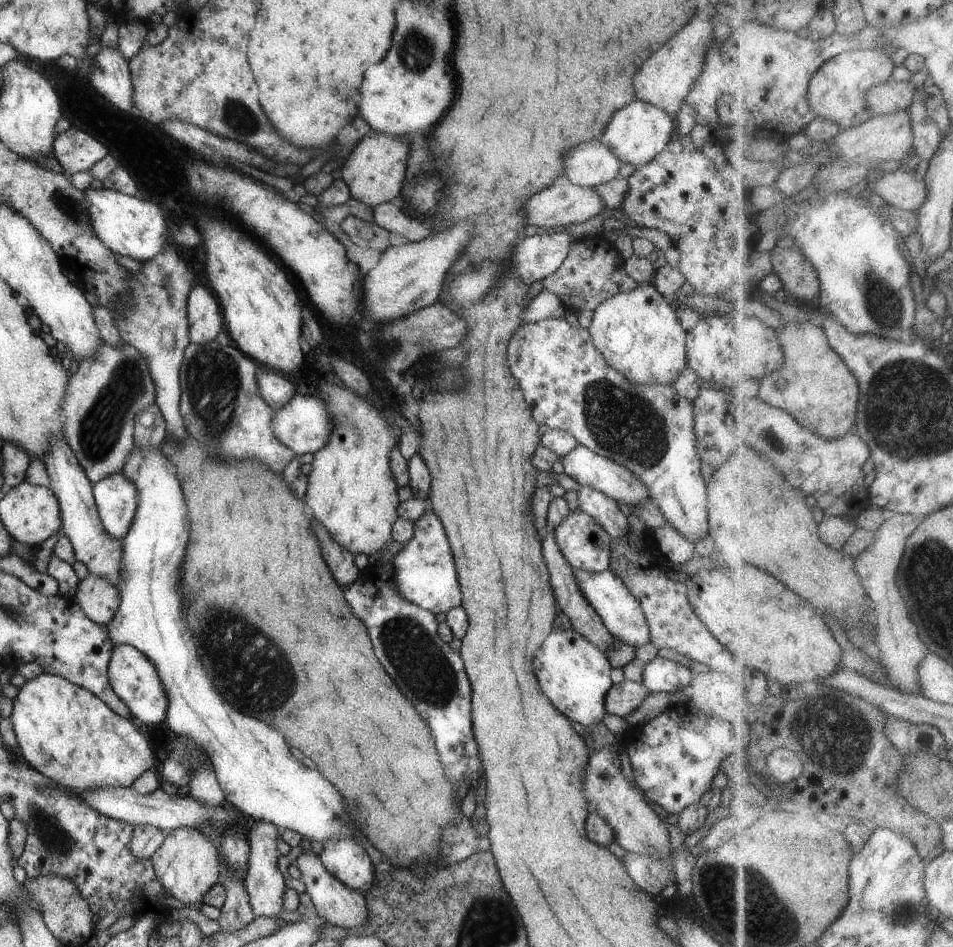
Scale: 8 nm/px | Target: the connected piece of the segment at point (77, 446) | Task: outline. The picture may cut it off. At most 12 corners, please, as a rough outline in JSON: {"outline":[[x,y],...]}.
{"outline":[[102,343],[72,368],[63,436],[94,484],[122,472],[154,404],[146,357]]}

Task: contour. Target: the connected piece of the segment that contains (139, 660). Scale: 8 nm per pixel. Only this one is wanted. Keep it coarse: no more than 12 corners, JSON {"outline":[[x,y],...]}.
{"outline":[[115,646],[112,690],[146,726],[165,720],[167,692],[156,665]]}

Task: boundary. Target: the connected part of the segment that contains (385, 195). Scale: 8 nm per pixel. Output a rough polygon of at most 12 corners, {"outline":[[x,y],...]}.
{"outline":[[360,139],[342,167],[352,198],[397,202],[409,144]]}

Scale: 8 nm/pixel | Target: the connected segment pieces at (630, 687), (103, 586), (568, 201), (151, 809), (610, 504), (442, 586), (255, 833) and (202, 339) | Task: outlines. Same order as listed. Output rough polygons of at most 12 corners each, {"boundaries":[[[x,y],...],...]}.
{"boundaries":[[[625,680],[609,688],[604,708],[625,718],[649,694],[642,683]],[[89,575],[74,600],[92,622],[112,620],[121,598],[114,585]],[[552,183],[524,204],[524,222],[580,224],[605,203],[592,188]],[[134,787],[66,789],[104,816],[180,827],[233,824],[235,806],[209,807],[192,795],[147,795]],[[590,487],[577,492],[579,508],[611,536],[629,529],[618,501]],[[431,509],[393,558],[399,595],[436,614],[460,604],[449,540]],[[255,821],[243,878],[256,917],[283,909],[277,826]],[[194,285],[187,302],[189,339],[202,344],[224,329],[219,302]]]}

